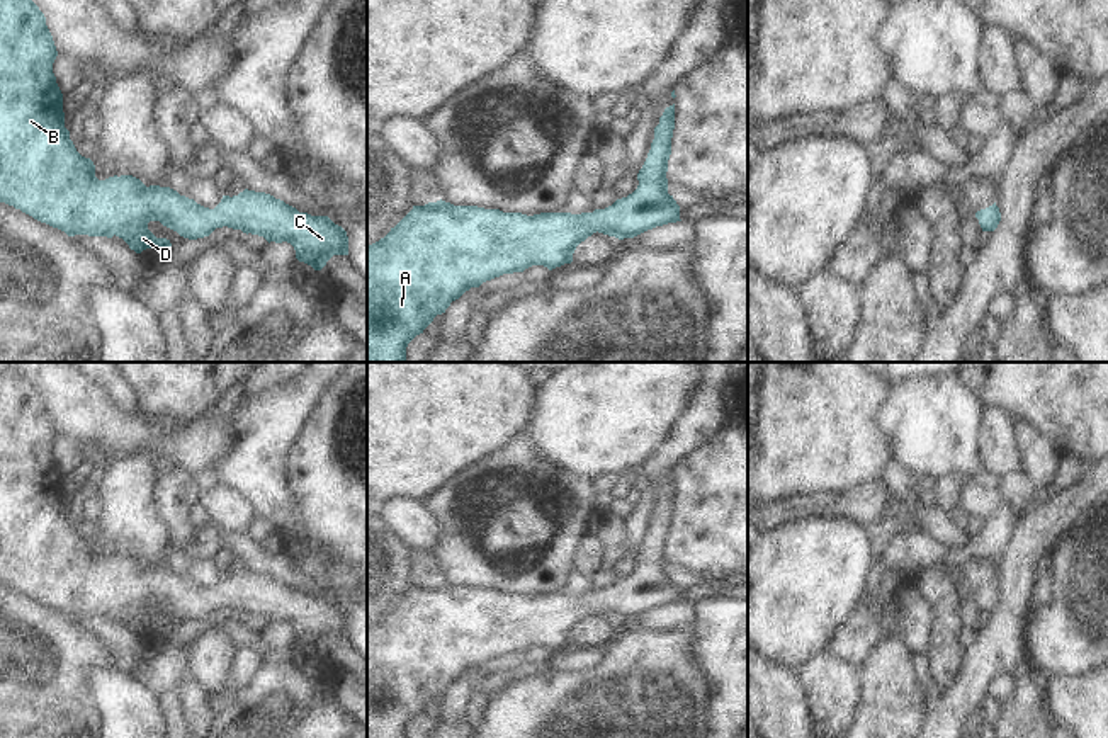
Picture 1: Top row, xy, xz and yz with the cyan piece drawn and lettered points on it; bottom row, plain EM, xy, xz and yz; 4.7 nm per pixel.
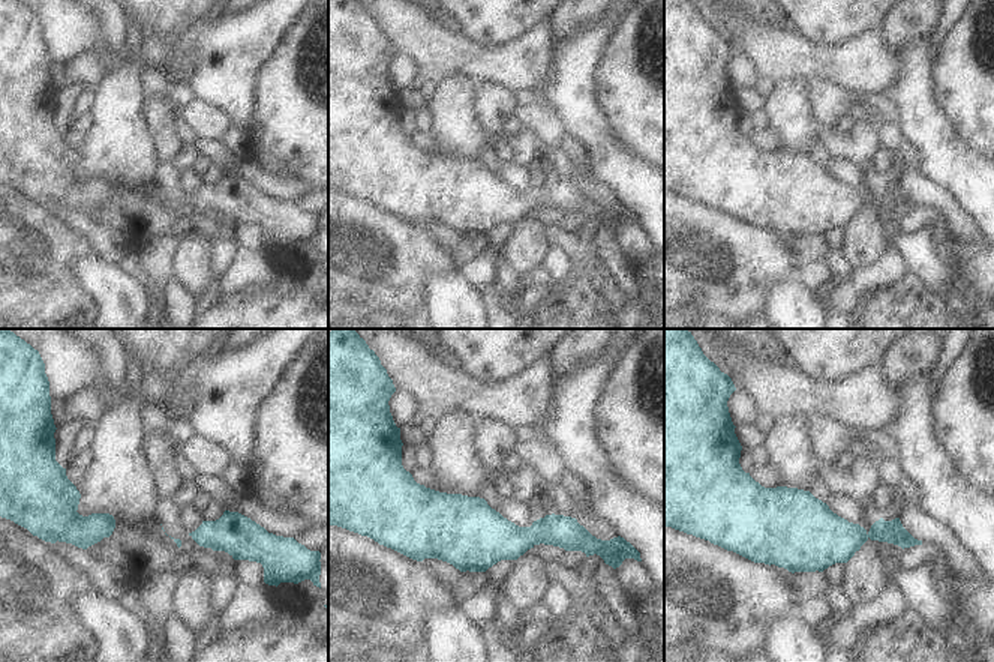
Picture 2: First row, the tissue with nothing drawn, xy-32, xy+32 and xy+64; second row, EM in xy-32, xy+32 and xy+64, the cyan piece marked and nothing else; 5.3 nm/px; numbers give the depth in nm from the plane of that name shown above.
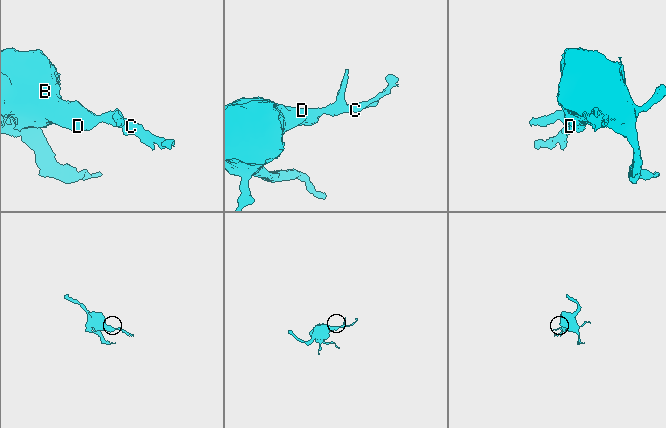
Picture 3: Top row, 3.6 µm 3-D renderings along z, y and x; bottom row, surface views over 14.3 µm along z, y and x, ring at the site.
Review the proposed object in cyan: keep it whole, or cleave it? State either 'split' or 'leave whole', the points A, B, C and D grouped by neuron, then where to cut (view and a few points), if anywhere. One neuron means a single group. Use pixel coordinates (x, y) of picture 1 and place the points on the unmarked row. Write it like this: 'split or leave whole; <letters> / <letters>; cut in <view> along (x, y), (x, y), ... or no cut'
leave whole; A B C D; no cut

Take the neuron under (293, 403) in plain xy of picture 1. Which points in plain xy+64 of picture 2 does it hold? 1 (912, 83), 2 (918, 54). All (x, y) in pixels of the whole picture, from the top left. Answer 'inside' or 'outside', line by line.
1: inside
2: inside

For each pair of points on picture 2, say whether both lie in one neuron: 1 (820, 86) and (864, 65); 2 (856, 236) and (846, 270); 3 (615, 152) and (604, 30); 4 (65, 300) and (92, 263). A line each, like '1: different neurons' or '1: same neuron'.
1: different neurons
2: different neurons
3: same neuron
4: different neurons

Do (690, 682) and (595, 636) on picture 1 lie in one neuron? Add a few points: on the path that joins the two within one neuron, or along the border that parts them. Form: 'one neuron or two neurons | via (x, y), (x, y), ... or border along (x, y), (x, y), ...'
two neurons | border along (624, 630), (614, 641), (605, 645)

